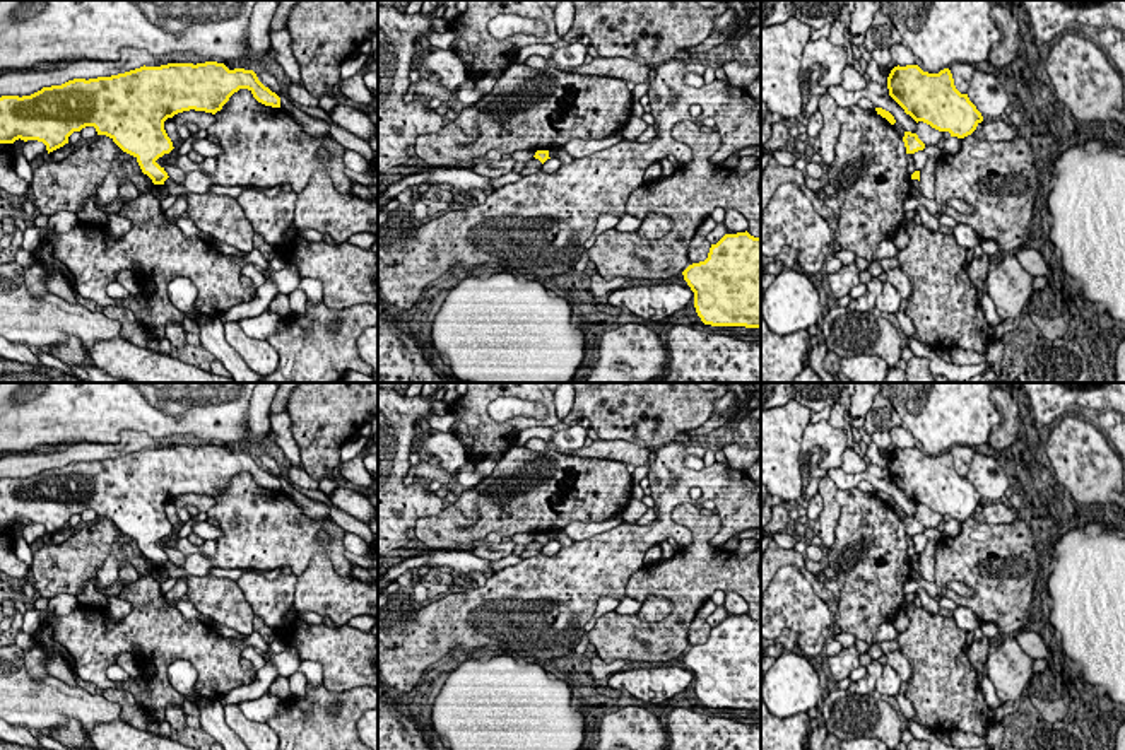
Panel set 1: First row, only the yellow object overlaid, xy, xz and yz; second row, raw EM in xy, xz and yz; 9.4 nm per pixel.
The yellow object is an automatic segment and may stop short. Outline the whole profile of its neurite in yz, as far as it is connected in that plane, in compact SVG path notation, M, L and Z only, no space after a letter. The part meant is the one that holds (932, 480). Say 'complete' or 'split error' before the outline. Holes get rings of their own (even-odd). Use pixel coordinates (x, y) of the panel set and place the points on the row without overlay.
complete | M918 448L894 449L887 460L889 478L916 506L923 504L951 519L964 521L983 504L981 495L961 477L949 451L923 454Z

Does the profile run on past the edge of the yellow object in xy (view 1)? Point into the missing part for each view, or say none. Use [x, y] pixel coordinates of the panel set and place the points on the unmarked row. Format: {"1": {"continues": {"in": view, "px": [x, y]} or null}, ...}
{"1": {"continues": null}}

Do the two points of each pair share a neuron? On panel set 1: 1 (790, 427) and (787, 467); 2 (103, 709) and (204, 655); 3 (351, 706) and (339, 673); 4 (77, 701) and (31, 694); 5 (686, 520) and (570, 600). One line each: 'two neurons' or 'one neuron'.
1: one neuron
2: two neurons
3: two neurons
4: one neuron
5: two neurons

